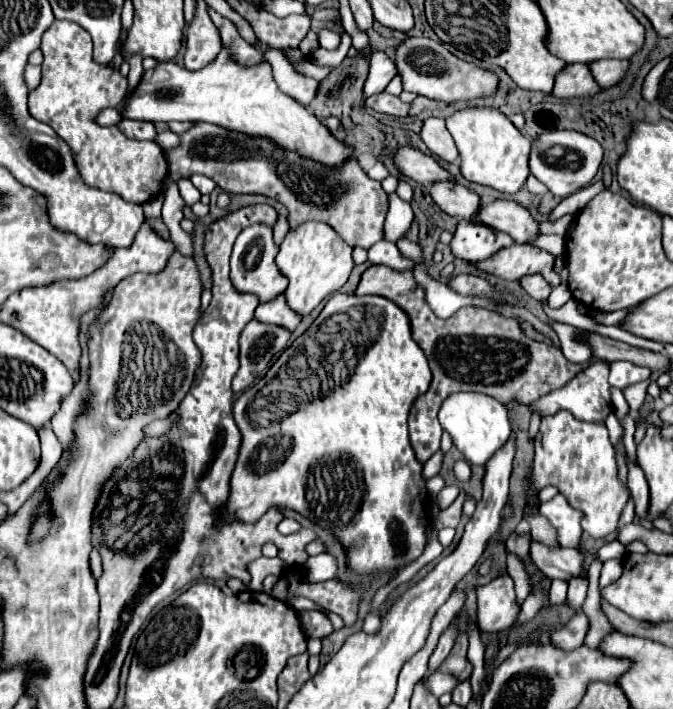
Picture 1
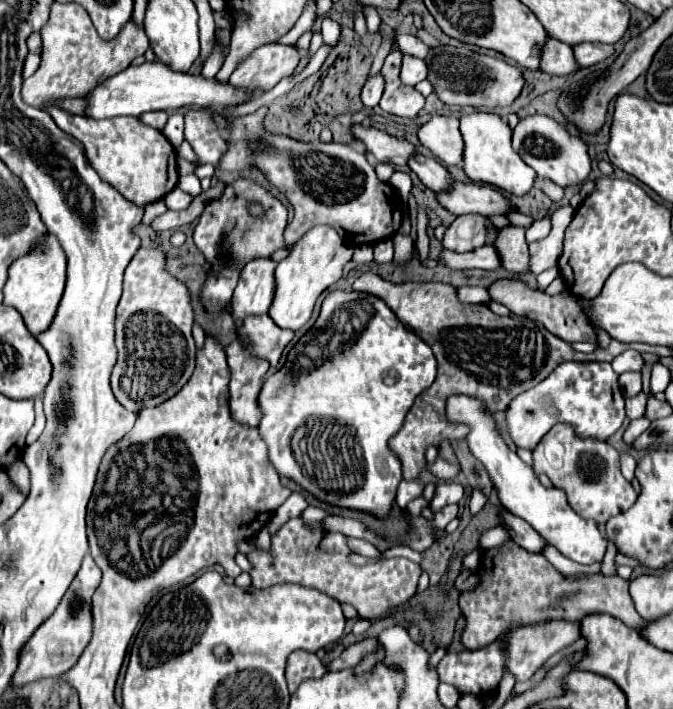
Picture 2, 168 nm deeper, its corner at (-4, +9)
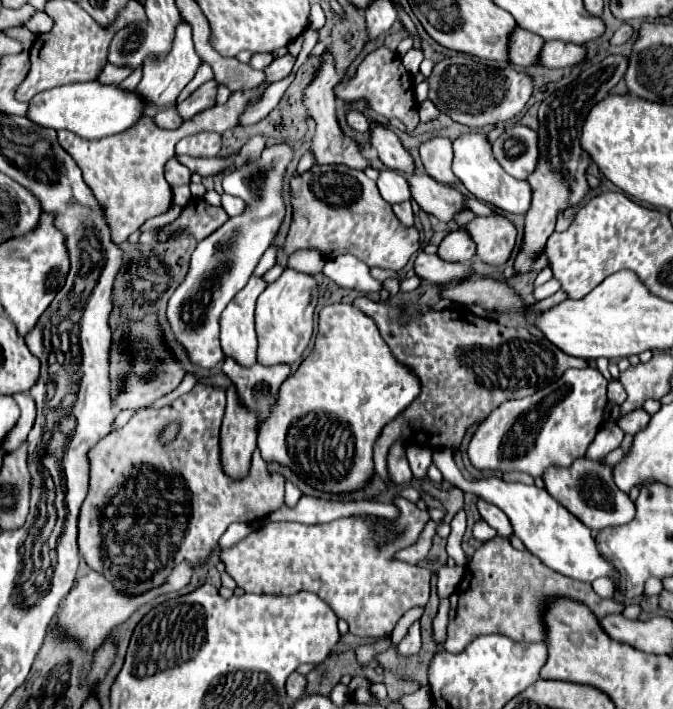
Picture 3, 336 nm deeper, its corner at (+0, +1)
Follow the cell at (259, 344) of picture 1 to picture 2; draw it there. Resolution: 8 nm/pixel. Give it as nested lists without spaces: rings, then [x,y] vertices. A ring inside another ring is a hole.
[[[235,339],[225,349],[225,353],[227,353],[227,365],[231,369],[229,411],[237,423],[257,427],[263,417],[257,397],[269,371],[269,363],[253,359],[239,343],[239,339]]]

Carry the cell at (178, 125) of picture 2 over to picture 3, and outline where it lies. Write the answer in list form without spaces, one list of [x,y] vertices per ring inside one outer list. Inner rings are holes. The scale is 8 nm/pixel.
[[[215,79],[203,83],[199,89],[195,89],[195,91],[189,95],[189,99],[185,99],[183,103],[177,105],[179,117],[181,117],[183,121],[187,121],[187,119],[191,119],[195,113],[199,113],[201,109],[211,107],[215,95],[217,95],[217,83],[215,83]]]

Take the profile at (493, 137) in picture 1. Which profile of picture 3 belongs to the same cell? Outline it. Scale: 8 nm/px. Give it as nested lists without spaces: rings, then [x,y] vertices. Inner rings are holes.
[[[483,133],[459,135],[453,141],[453,151],[455,151],[453,173],[461,179],[461,183],[467,187],[467,191],[473,197],[477,197],[479,201],[491,203],[493,207],[507,211],[507,213],[527,213],[527,209],[531,205],[529,183],[513,179],[507,171],[503,171],[499,161],[493,157],[493,147],[491,147],[487,135],[483,135]]]

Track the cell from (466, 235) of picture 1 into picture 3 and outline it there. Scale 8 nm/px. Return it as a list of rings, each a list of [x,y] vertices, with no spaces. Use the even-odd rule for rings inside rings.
[[[467,229],[449,233],[439,245],[439,257],[451,263],[469,263],[475,257],[475,243]]]

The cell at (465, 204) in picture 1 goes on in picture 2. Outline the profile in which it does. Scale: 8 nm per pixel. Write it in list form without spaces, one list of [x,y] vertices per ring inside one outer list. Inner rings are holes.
[[[417,153],[413,155],[413,159],[409,159],[407,165],[423,181],[423,185],[435,193],[449,187],[449,181],[453,181],[449,171],[441,163],[437,163],[433,157],[423,157]]]

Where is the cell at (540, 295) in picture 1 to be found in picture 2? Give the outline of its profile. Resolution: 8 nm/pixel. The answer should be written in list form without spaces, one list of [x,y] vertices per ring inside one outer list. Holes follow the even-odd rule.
[[[507,225],[499,229],[497,239],[493,243],[497,247],[497,253],[501,255],[501,263],[511,273],[527,273],[529,263],[529,251],[525,243],[525,227]]]

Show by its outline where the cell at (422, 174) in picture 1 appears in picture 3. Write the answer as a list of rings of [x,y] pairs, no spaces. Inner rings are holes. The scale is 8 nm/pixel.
[[[325,53],[325,59],[323,59],[323,65],[317,73],[317,77],[313,79],[313,83],[305,89],[305,107],[309,111],[309,117],[317,121],[317,131],[315,131],[315,137],[313,137],[313,145],[311,145],[311,151],[315,155],[315,161],[321,163],[321,165],[331,165],[331,163],[339,163],[339,165],[347,165],[351,169],[365,169],[369,167],[369,159],[363,157],[361,153],[361,145],[357,139],[353,137],[347,137],[341,127],[339,127],[339,121],[337,121],[337,115],[335,115],[335,87],[341,83],[341,77],[337,75],[335,67],[333,67],[333,61],[331,61],[331,55]]]

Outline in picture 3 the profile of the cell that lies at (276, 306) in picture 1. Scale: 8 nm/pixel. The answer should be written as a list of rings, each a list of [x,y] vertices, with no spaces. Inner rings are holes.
[[[231,357],[223,363],[223,373],[235,383],[241,403],[245,403],[251,409],[257,409],[263,419],[269,415],[269,407],[273,399],[277,397],[279,385],[287,379],[291,373],[289,365],[261,365],[255,363],[251,367],[243,367]]]

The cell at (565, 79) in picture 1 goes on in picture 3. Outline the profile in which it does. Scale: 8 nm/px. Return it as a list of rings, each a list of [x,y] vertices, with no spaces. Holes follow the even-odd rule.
[[[517,27],[517,31],[513,31],[513,35],[509,39],[511,65],[515,65],[515,67],[539,65],[543,45],[545,45],[545,41],[539,35],[533,35],[533,33]]]

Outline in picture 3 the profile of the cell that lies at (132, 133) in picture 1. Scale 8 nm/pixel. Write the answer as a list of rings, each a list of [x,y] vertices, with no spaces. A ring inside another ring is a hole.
[[[165,109],[165,111],[157,113],[157,115],[153,117],[153,121],[155,121],[155,125],[157,125],[159,129],[177,129],[177,127],[181,125],[181,117],[177,115],[175,109]]]

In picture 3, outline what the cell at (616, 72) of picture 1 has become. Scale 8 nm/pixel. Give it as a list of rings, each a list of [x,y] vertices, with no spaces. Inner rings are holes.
[[[547,41],[541,51],[541,65],[549,67],[549,69],[565,69],[565,67],[573,67],[573,65],[585,61],[585,57],[587,57],[587,49],[581,45]]]

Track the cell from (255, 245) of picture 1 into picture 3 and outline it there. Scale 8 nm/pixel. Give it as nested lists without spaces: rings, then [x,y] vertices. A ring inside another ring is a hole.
[[[253,275],[221,315],[221,347],[227,357],[237,359],[241,365],[255,363],[257,333],[253,313],[255,301],[265,287],[267,281],[263,277]]]

